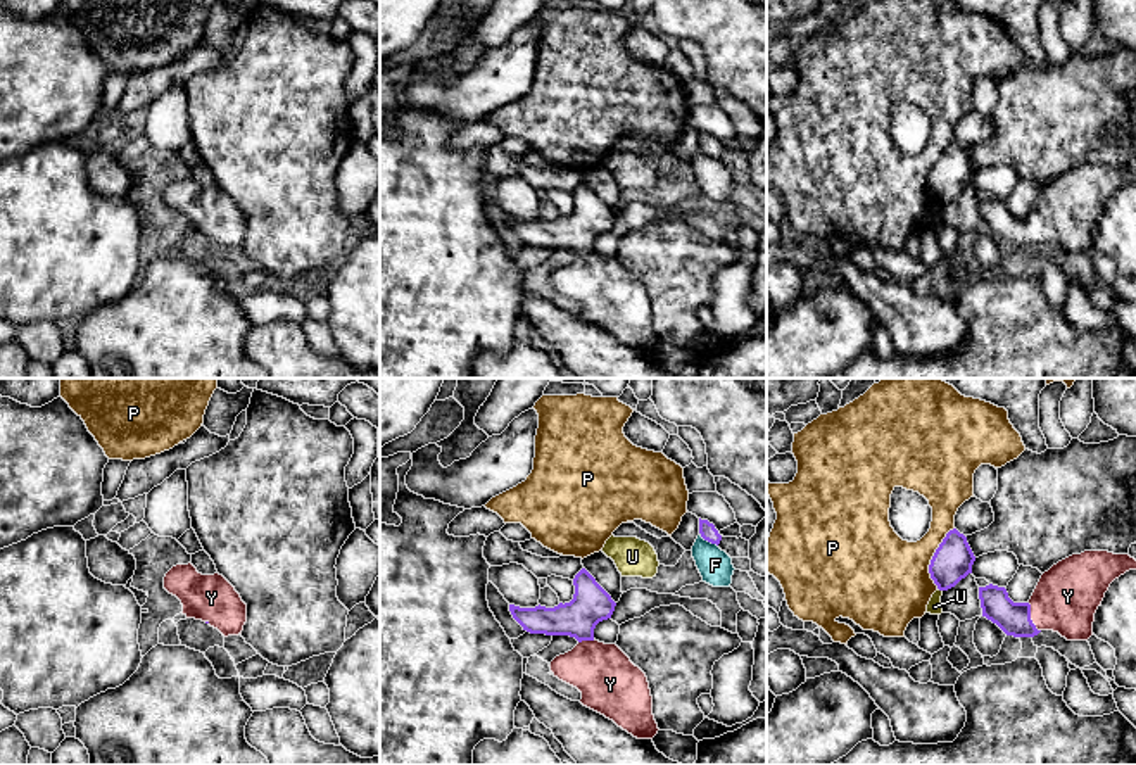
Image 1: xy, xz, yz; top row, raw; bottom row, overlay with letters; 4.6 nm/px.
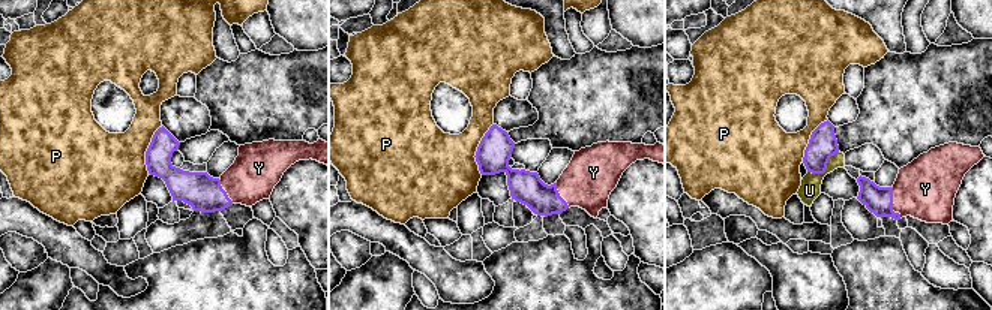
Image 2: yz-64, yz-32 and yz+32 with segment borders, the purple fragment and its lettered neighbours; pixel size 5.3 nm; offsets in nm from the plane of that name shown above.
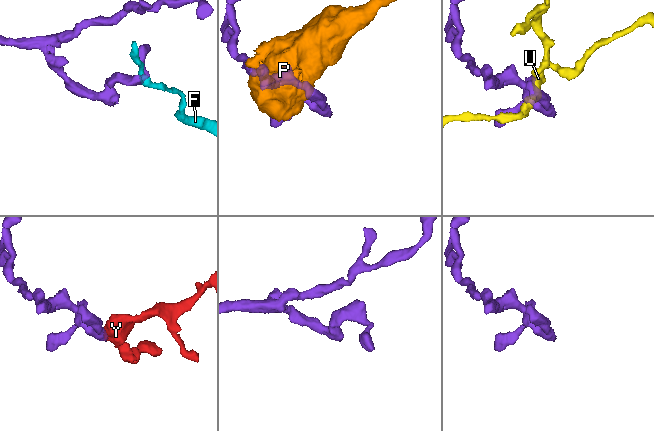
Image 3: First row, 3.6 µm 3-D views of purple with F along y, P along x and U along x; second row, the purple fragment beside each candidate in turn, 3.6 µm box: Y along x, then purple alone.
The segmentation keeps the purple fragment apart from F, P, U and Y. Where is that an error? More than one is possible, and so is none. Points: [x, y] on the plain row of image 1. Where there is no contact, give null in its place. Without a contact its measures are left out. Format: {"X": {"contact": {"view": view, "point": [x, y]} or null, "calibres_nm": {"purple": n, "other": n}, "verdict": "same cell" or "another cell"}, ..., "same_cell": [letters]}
{"F": {"contact": {"view": "xz", "point": [708, 154]}, "calibres_nm": {"purple": 80, "other": 160}, "verdict": "another cell"}, "P": {"contact": {"view": "yz", "point": [933, 171]}, "calibres_nm": {"purple": 190, "other": 420}, "verdict": "another cell"}, "U": {"contact": {"view": "yz", "point": [940, 202]}, "calibres_nm": {"purple": 190, "other": 70}, "verdict": "another cell"}, "Y": {"contact": {"view": "yz", "point": [1029, 230]}, "calibres_nm": {"purple": 160, "other": 300}, "verdict": "same cell"}, "same_cell": ["Y"]}

